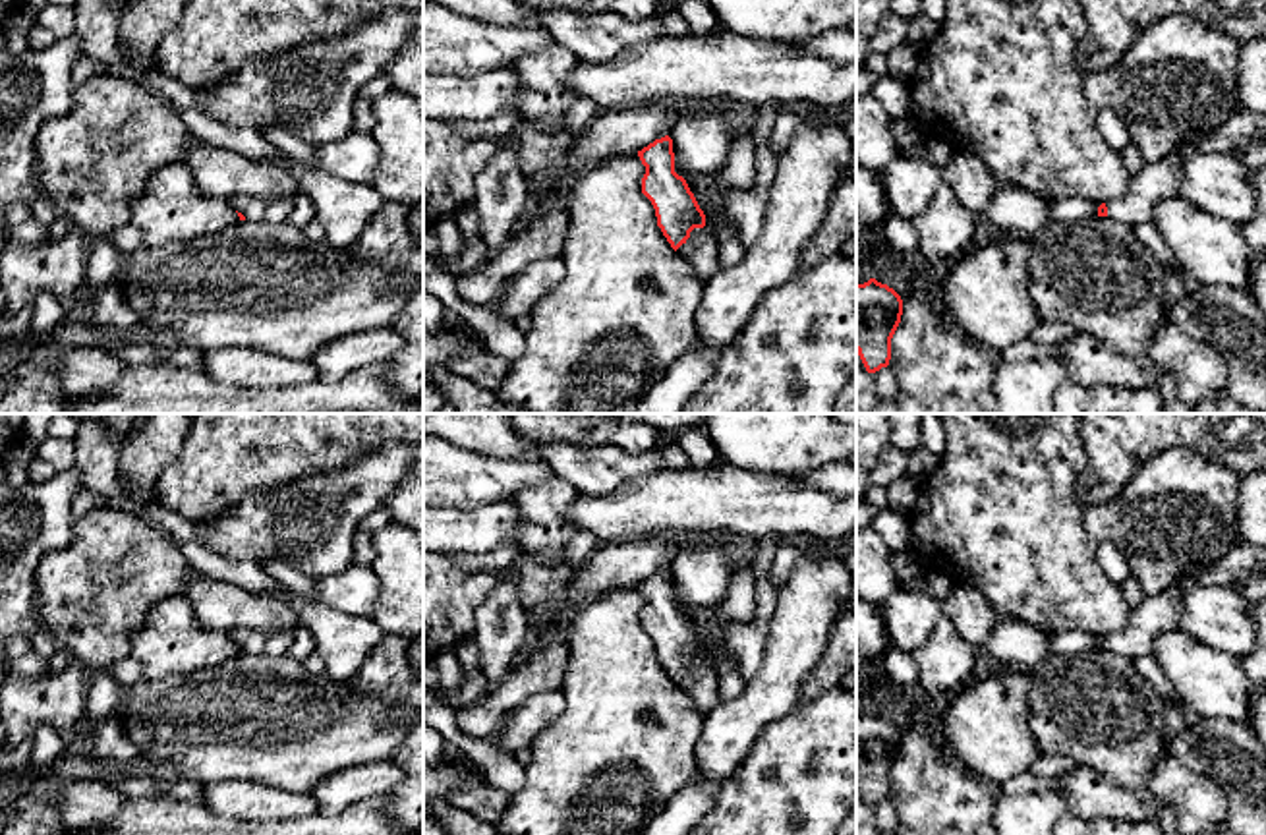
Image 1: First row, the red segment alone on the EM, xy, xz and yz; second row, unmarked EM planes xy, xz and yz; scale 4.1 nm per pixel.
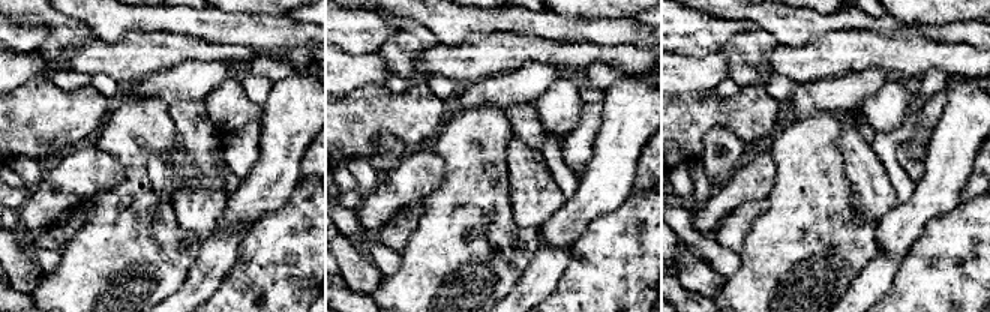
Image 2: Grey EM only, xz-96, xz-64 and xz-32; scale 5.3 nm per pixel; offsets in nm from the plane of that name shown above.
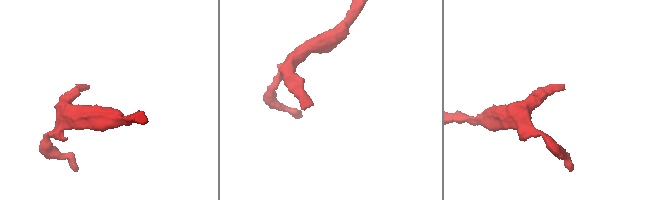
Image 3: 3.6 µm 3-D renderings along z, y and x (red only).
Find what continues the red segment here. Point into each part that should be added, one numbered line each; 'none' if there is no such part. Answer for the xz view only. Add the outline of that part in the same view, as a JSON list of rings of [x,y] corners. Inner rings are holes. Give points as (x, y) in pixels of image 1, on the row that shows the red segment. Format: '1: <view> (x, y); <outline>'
1: xz (702, 254); [[[709,236],[688,238],[675,253],[696,271],[702,282],[717,273],[719,245]]]

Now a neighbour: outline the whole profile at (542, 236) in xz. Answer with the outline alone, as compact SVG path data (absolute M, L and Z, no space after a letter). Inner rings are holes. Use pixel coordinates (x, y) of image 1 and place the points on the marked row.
M564 199L549 203L539 215L514 228L504 245L489 253L477 269L456 276L460 298L468 305L495 307L508 282L528 265L562 253L568 224Z

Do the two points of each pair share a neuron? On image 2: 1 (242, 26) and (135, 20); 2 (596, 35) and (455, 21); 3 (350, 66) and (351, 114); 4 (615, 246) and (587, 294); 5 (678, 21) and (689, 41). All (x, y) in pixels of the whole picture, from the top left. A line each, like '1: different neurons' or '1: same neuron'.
1: same neuron
2: same neuron
3: different neurons
4: same neuron
5: same neuron

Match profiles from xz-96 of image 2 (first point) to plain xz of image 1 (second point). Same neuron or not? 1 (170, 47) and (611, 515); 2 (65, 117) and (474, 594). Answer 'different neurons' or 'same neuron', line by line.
1: same neuron
2: same neuron

